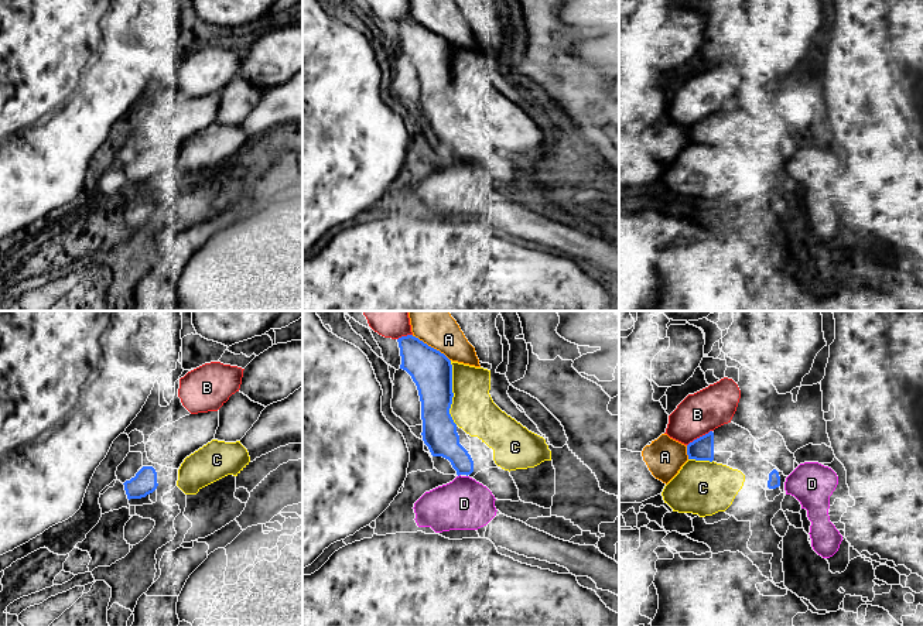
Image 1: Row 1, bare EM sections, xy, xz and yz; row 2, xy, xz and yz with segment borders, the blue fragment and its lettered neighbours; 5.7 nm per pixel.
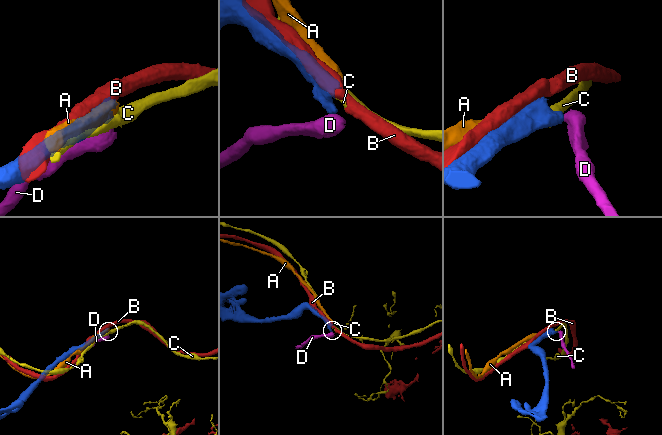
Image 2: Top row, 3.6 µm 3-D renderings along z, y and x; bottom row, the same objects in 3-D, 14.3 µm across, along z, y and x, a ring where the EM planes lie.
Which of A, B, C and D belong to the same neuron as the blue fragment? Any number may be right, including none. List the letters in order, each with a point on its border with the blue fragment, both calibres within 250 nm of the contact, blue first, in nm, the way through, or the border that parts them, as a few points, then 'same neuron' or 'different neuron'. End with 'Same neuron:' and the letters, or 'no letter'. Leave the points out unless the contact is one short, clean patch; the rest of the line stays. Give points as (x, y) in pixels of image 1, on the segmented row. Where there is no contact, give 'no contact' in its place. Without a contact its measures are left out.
A: meets blue in xz at (430, 346); 240 nm thick on the blue side, 240 nm on the other; different neuron
B: meets blue in yz at (700, 437); 130 nm thick on the blue side, 240 nm on the other; different neuron
C: meets blue in xz at (453, 393); 240 nm thick on the blue side, 240 nm on the other; different neuron
D: no contact; different neuron
Same neuron: no letter

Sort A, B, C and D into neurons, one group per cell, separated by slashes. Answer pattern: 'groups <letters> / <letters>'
groups A / B / C / D

